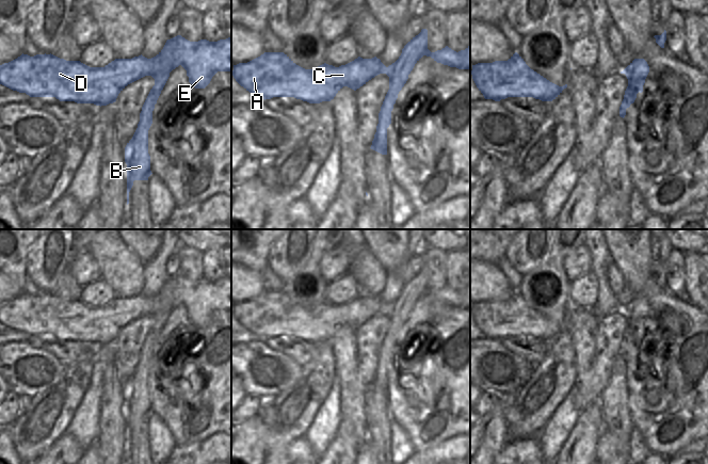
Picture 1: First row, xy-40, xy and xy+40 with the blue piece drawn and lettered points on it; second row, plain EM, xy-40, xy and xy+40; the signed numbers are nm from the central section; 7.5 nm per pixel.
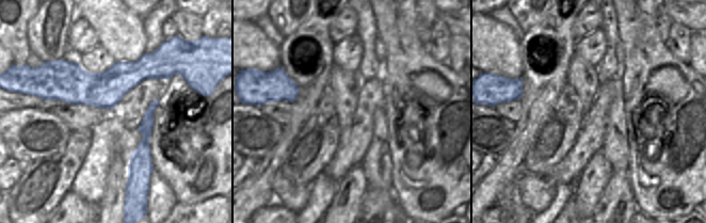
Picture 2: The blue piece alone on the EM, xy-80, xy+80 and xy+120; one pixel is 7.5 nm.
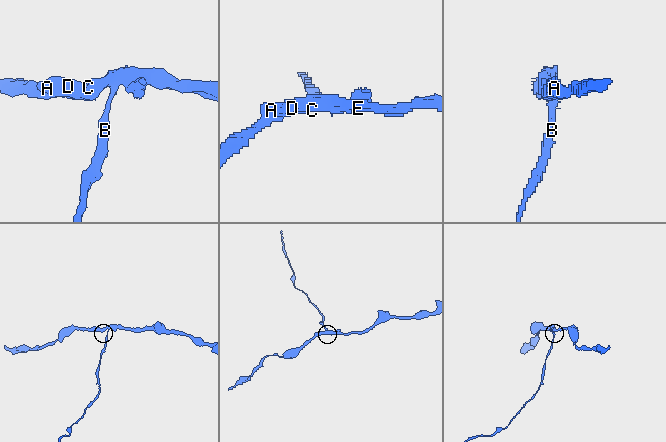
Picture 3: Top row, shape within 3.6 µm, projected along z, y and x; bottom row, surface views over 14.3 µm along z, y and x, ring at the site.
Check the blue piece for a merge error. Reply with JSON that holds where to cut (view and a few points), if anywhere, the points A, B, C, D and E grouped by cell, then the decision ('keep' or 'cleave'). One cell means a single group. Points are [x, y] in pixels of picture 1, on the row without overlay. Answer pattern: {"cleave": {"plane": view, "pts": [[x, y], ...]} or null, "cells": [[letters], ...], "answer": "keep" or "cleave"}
{"cleave": {"plane": "xy+40", "pts": [[628, 322], [631, 322], [639, 330]]}, "cells": [["A", "C", "D", "E"], ["B"]], "answer": "cleave"}

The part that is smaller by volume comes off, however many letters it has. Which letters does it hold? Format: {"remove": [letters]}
{"remove": ["B"]}

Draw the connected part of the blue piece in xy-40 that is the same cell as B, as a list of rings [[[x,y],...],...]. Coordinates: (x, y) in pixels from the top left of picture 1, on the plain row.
[[[155,323],[150,329],[140,352],[140,361],[132,378],[125,386],[125,401],[127,403],[127,444],[129,431],[134,419],[148,419],[150,410],[150,395],[148,393],[148,369],[152,363],[152,350],[161,333]]]

